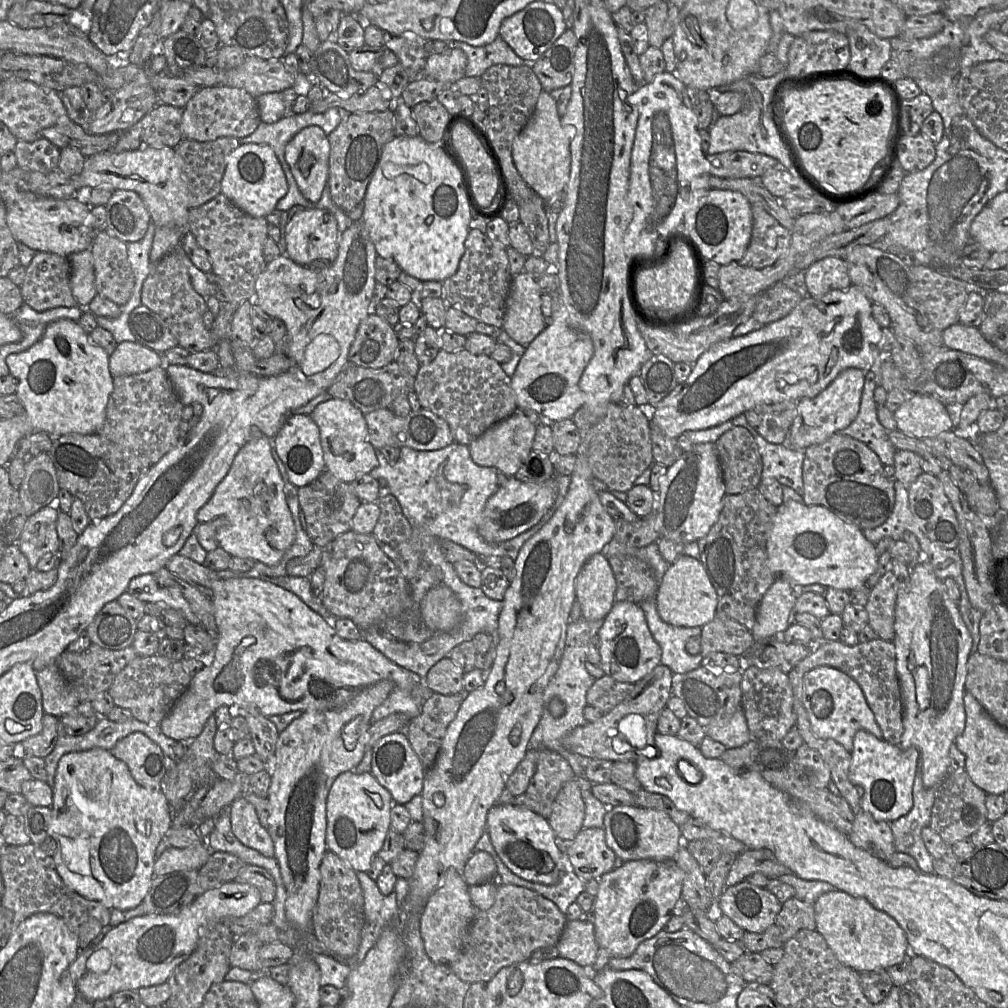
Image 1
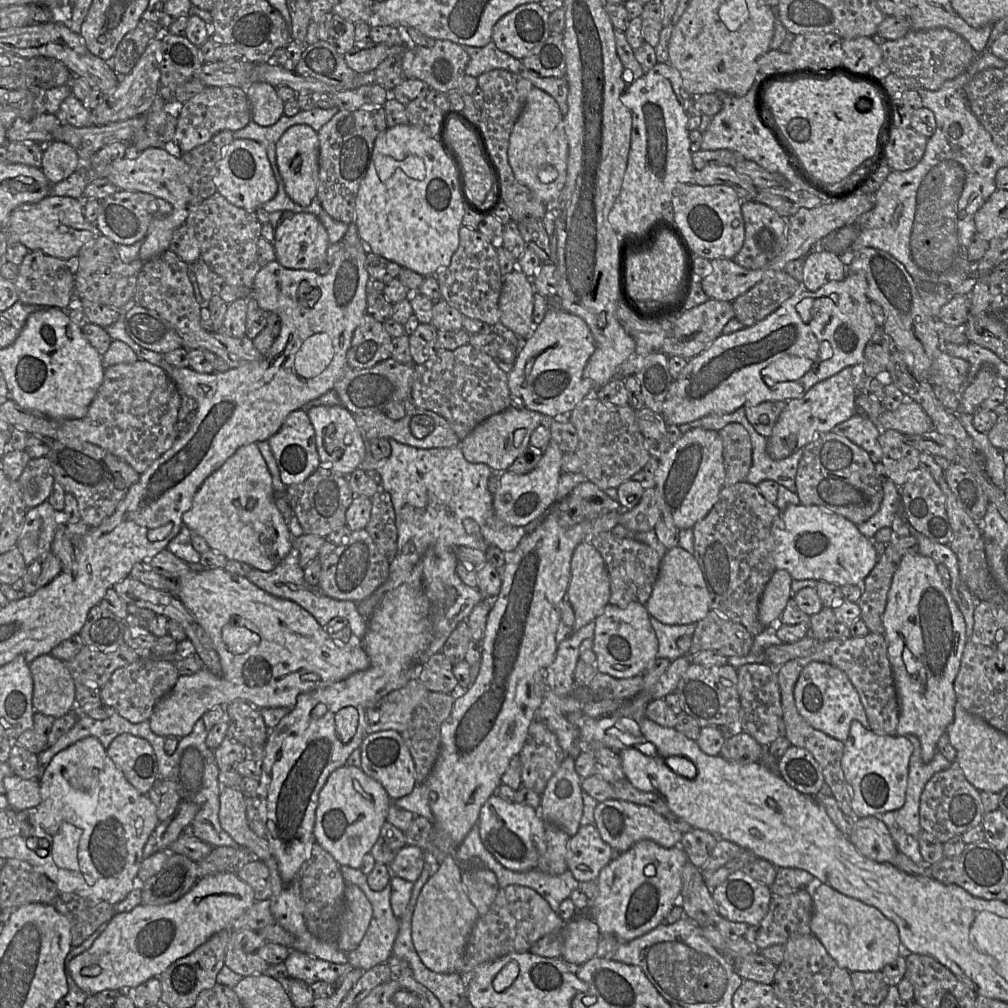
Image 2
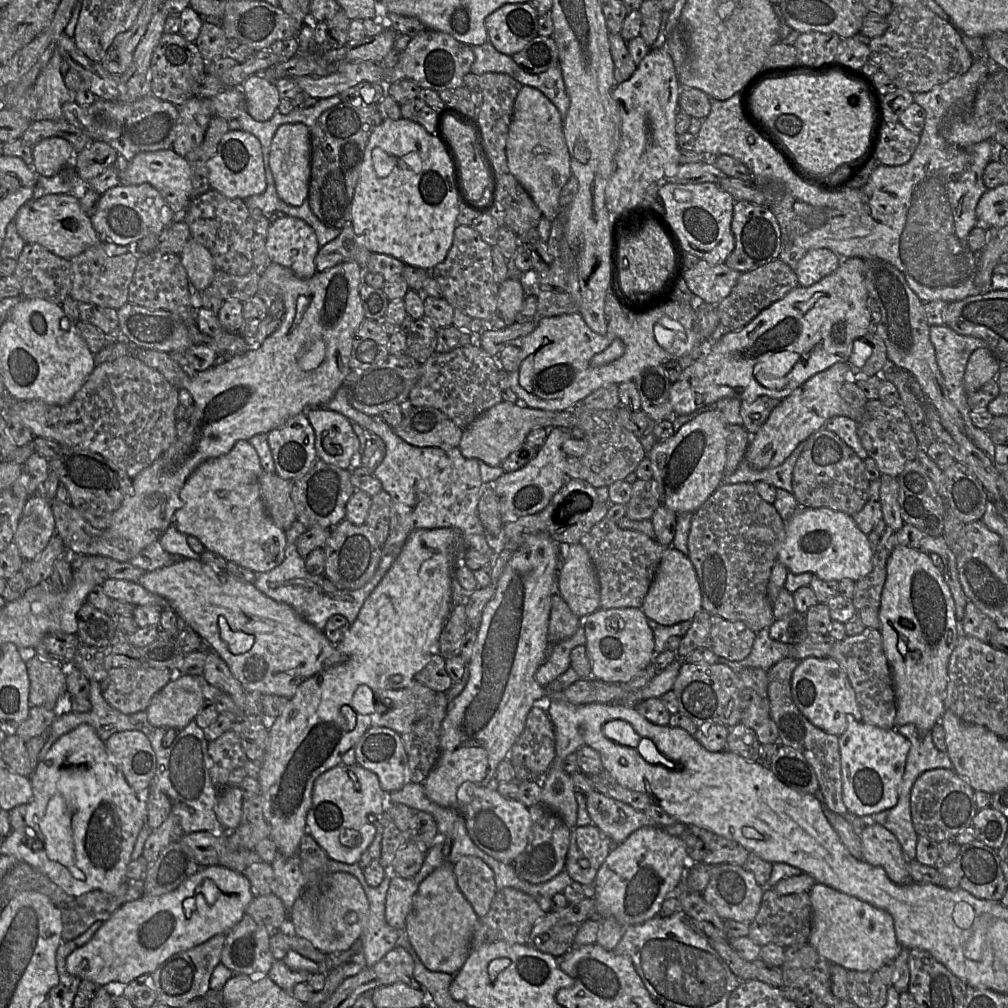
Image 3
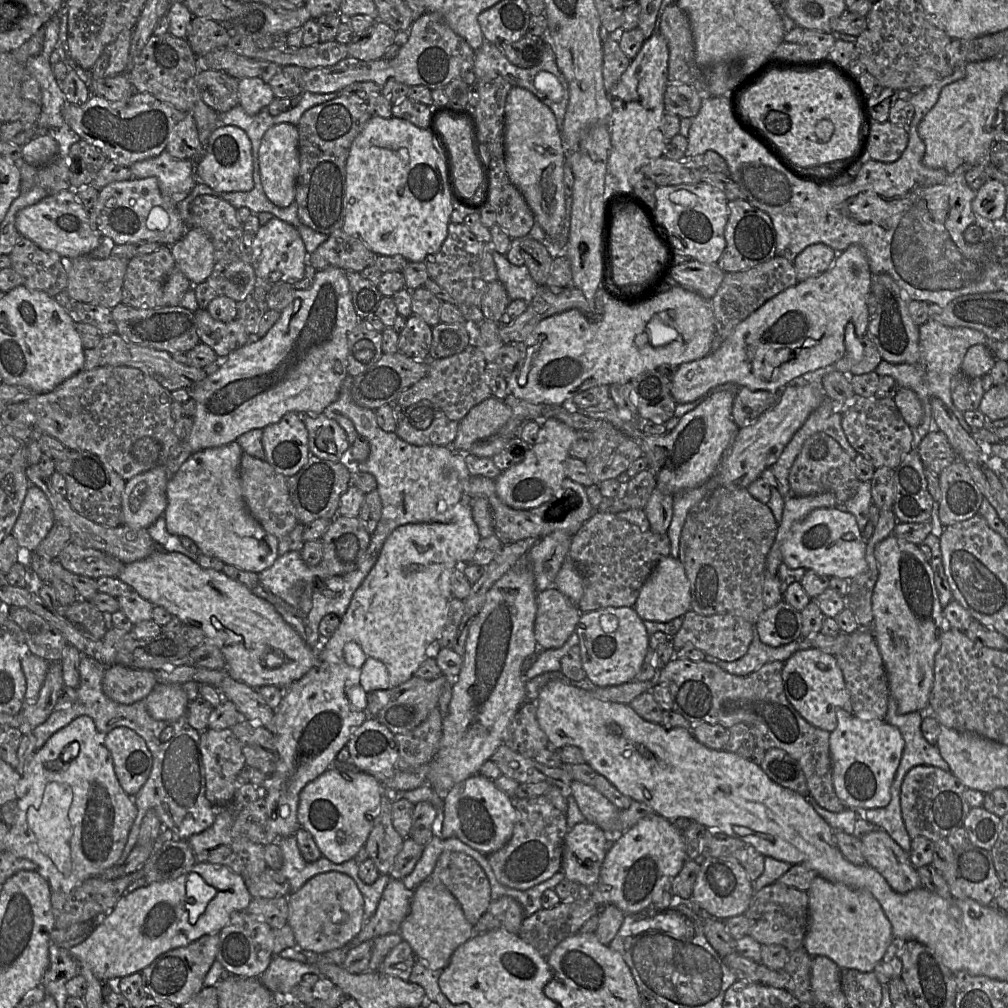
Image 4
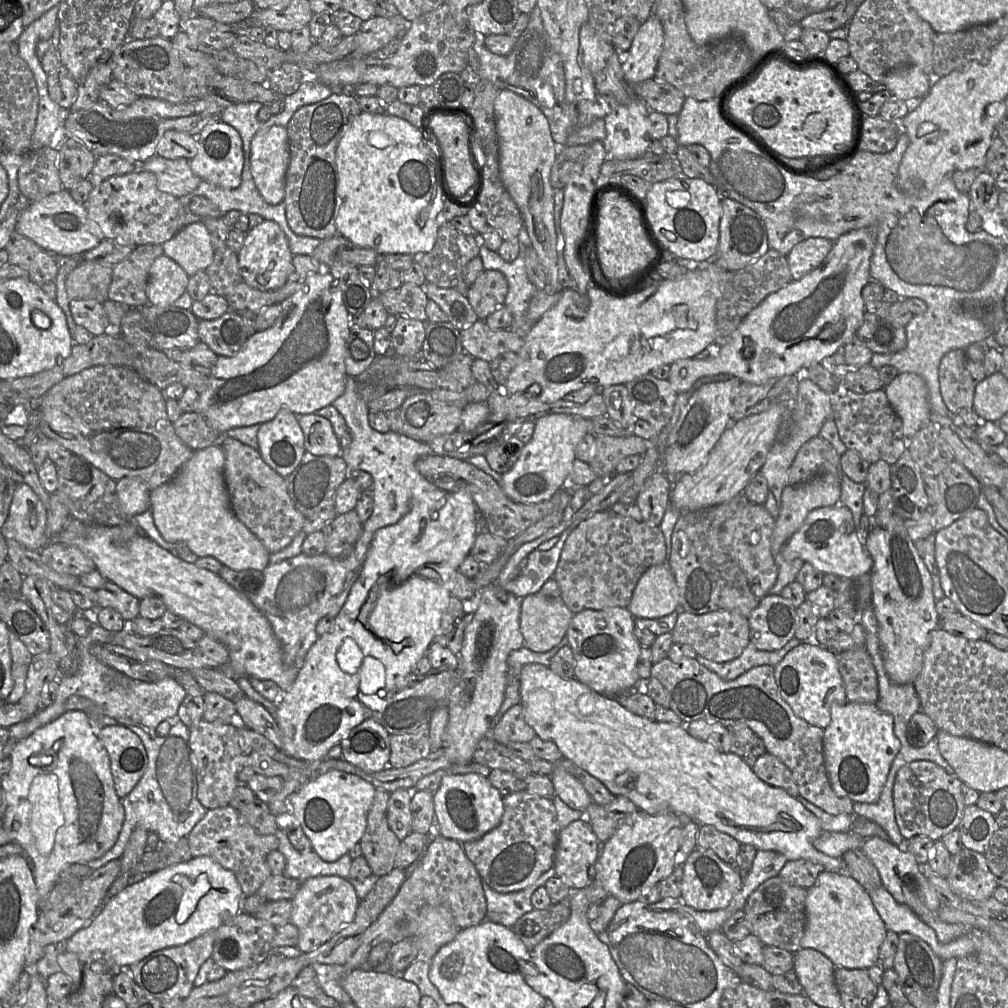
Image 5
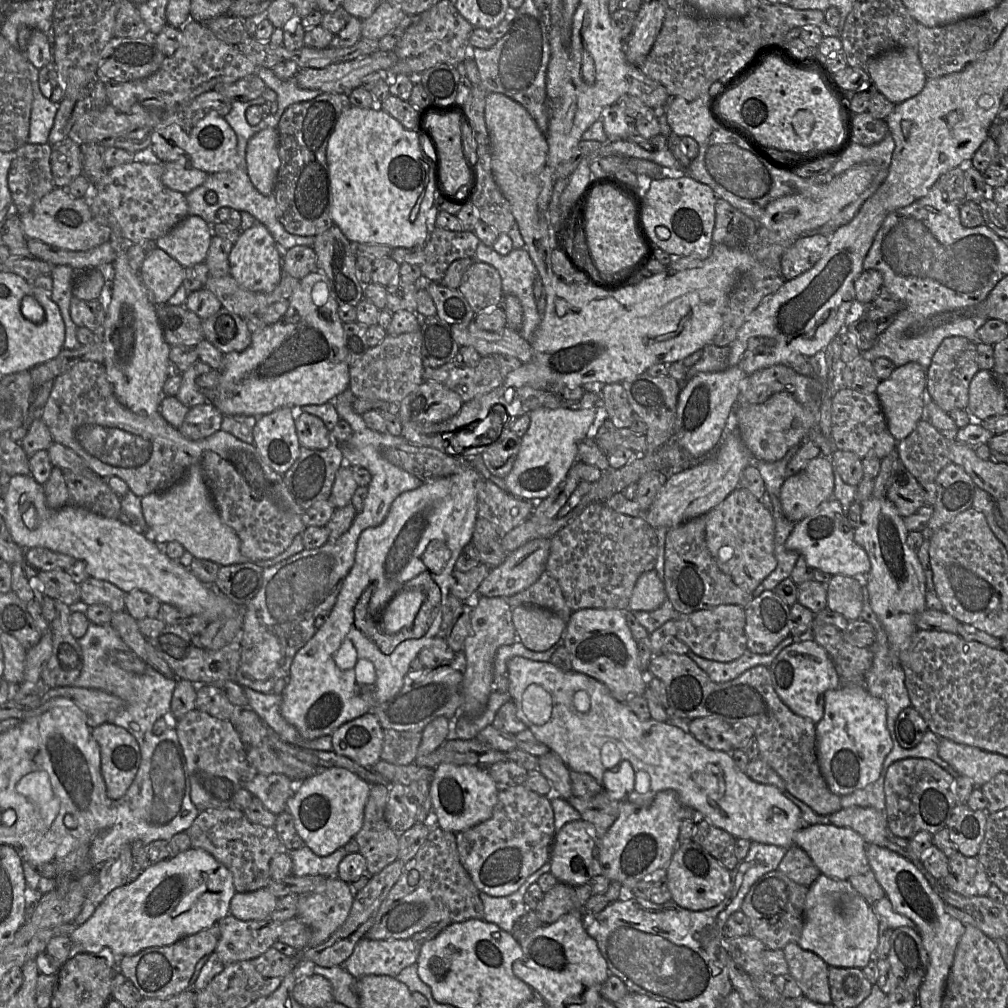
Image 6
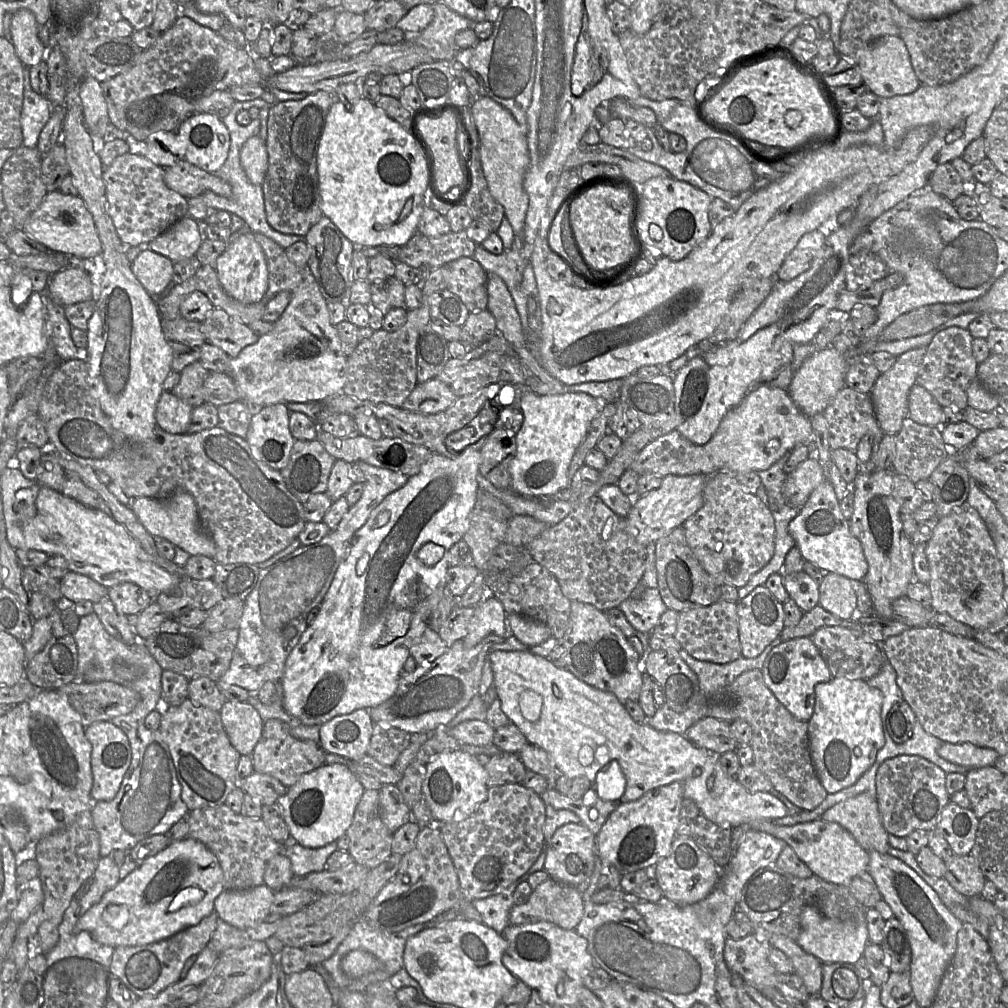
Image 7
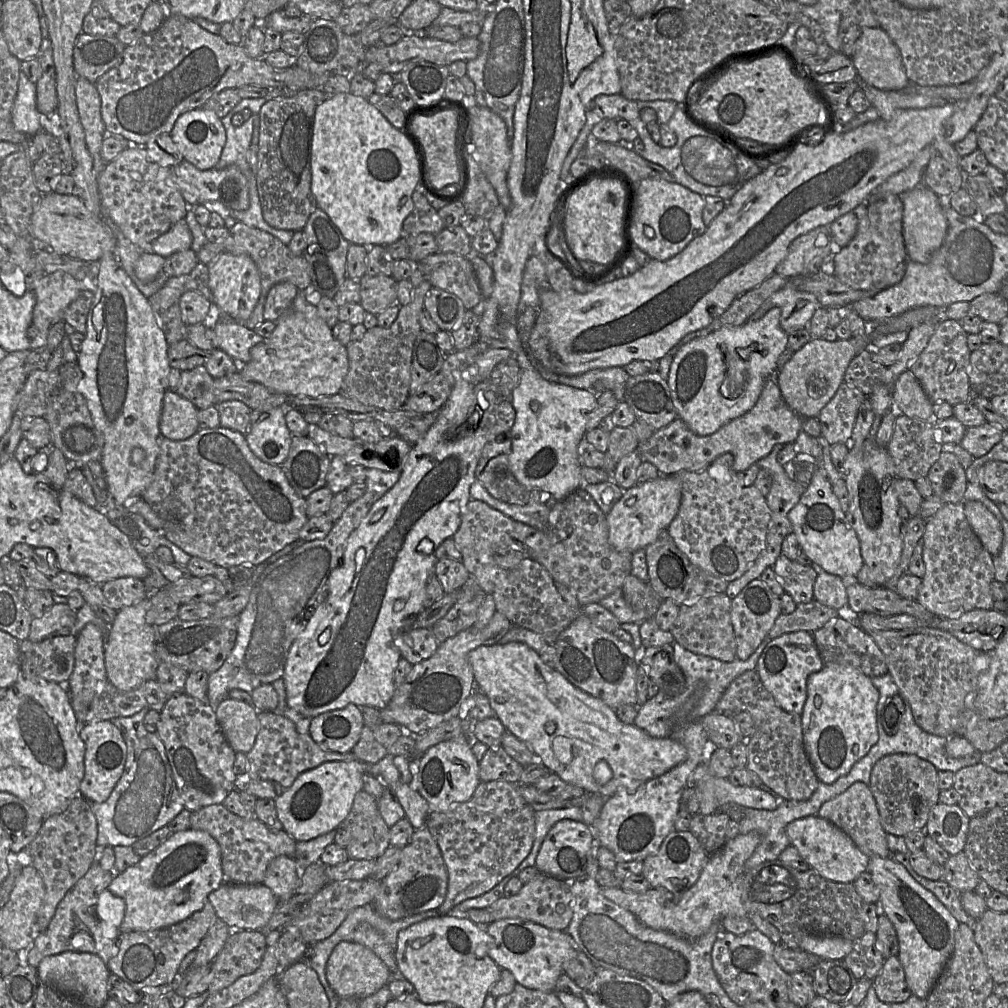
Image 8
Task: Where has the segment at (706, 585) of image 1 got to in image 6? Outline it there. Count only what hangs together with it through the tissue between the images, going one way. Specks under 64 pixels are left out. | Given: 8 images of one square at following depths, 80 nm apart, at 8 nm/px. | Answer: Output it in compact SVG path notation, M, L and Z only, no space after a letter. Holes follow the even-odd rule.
M652 569L638 578L627 609L632 612L653 611L666 600L668 598L663 579Z

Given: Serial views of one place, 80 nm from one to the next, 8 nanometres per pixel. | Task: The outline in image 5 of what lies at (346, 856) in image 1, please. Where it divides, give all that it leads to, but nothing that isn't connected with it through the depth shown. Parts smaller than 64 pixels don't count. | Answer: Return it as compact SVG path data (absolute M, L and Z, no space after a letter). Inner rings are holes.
M331 769L305 783L290 797L290 812L309 838L313 850L327 862L334 862L360 842L376 787L361 777Z

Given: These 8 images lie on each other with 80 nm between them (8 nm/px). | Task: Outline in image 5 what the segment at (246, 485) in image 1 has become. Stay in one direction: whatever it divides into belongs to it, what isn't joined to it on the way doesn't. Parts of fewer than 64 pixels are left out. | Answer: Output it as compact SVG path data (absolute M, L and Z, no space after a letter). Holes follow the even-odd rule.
M221 444L194 451L192 457L166 484L150 492L150 507L154 523L162 537L169 543L183 542L198 557L213 557L223 566L236 571L263 571L270 563L271 553L233 513L224 479L225 451Z

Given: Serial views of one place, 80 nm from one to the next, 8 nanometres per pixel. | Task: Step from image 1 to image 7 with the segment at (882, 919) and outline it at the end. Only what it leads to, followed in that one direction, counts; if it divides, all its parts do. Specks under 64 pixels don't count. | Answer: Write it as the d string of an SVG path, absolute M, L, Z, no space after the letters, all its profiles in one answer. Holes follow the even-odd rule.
M815 905L807 906L801 915L801 933L796 941L808 954L825 963L855 964L870 942L865 915L862 920L840 921L825 917Z

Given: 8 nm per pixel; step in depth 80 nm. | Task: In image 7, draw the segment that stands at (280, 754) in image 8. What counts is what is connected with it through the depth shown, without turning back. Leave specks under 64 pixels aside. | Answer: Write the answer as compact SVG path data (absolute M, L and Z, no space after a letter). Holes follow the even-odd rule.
M274 718L264 721L262 736L250 757L254 772L268 774L287 788L294 786L304 774L326 763L326 752L317 742L294 737L284 722Z

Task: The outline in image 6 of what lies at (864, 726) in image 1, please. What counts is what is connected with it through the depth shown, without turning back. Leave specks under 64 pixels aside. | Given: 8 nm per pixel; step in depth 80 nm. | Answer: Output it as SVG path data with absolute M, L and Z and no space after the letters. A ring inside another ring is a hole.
M811 635L785 647L769 666L773 686L781 700L796 714L817 724L824 716L825 693L843 684L827 651Z

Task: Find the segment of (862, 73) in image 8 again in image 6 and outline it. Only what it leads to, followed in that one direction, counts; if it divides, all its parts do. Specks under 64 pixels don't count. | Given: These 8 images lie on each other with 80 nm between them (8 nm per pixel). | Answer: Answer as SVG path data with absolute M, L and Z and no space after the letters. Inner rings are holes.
M911 48L881 53L865 69L874 89L894 104L918 95L928 80L917 51Z

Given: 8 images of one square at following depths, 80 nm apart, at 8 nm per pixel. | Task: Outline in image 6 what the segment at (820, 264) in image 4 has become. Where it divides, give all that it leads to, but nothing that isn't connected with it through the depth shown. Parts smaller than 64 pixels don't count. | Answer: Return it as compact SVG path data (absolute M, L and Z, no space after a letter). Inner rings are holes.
M802 235L781 257L781 271L786 281L810 270L823 256L829 244L827 235Z

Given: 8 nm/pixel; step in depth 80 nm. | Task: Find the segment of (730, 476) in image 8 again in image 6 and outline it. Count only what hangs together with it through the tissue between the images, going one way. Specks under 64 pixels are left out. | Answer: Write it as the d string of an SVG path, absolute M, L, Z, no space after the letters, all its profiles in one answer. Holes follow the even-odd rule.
M738 487L720 504L705 514L706 545L720 570L730 575L740 588L753 593L761 582L777 567L774 553L775 522L772 513L751 492Z

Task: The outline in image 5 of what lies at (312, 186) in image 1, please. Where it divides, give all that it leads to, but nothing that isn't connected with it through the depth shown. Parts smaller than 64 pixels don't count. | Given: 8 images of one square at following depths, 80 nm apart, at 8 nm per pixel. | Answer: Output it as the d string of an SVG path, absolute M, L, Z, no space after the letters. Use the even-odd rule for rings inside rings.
M274 125L254 135L250 147L250 170L259 193L271 205L284 200L289 160L289 138L285 126Z

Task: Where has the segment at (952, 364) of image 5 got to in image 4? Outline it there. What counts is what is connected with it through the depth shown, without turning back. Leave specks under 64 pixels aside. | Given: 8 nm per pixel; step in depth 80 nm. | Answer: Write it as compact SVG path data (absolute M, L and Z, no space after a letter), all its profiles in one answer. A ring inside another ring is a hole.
M960 371L952 378L950 385L954 406L962 412L979 410L984 394L993 385L990 374L981 377L970 377Z

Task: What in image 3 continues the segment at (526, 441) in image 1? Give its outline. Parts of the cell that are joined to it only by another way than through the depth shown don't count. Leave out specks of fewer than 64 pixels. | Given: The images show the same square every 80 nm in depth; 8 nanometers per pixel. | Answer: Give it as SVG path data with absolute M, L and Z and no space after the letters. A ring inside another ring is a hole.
M501 401L492 406L465 429L458 448L469 459L478 459L491 466L501 466L502 462L524 442L528 433L538 427L571 429L577 426L577 418L572 410L551 411L530 408Z

